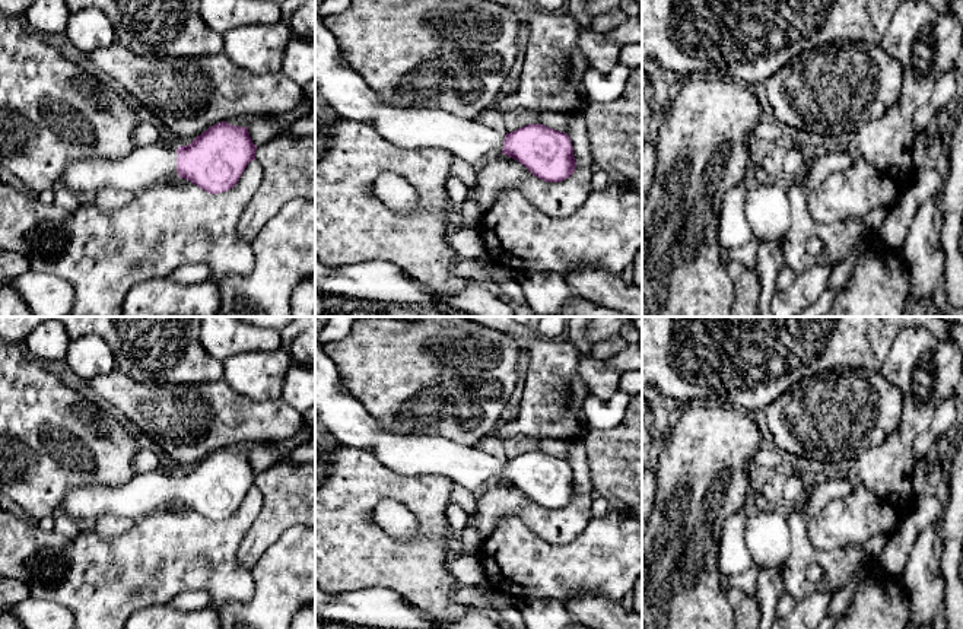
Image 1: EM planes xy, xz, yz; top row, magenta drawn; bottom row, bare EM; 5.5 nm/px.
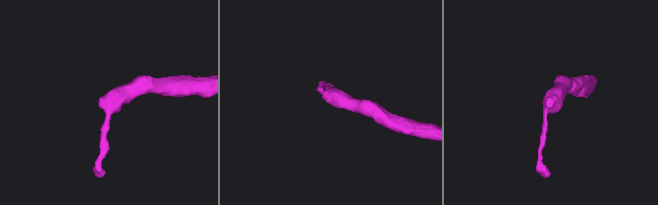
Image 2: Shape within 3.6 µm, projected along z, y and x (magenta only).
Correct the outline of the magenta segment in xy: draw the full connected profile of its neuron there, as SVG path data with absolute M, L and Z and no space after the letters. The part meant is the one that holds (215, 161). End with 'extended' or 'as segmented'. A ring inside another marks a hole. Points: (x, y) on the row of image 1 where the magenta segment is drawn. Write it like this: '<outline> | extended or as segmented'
M222 121L187 146L156 142L136 146L118 161L73 161L57 185L69 188L82 200L90 200L105 188L139 194L179 177L210 194L219 194L238 184L247 165L255 159L255 150L248 127Z | extended

